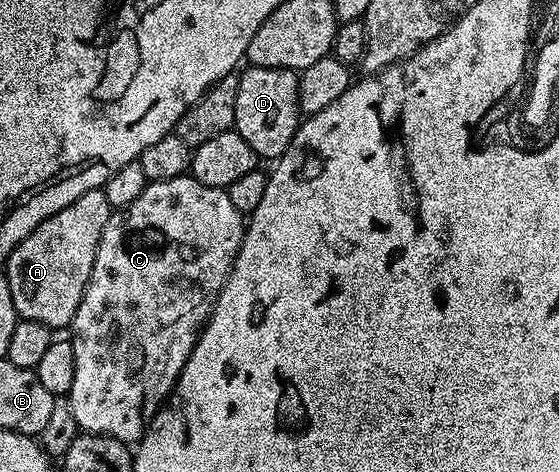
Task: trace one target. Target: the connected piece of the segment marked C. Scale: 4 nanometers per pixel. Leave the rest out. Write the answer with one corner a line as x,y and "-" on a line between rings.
190,174
168,180
150,181
147,188
141,190
141,198
137,198
137,202
133,202
124,212
112,211
111,221
103,228
99,239
97,258
93,262
93,270
89,274
85,294
77,306
77,314
71,319
69,325
73,359
77,361
77,371
73,373
73,386
69,393
69,401
71,400
71,416
75,419
79,430
84,433
92,432
98,436
112,436
128,446
142,440
144,432
147,431
147,425
150,424
156,412
163,407
168,397
172,395
177,378
197,342
199,333
203,331
204,324
211,316
211,307
219,297
219,292
231,272
231,263
239,252
244,227
244,213
239,212
237,206
233,206
233,202
229,202
227,191
222,188
205,186
201,182
197,182
195,177

